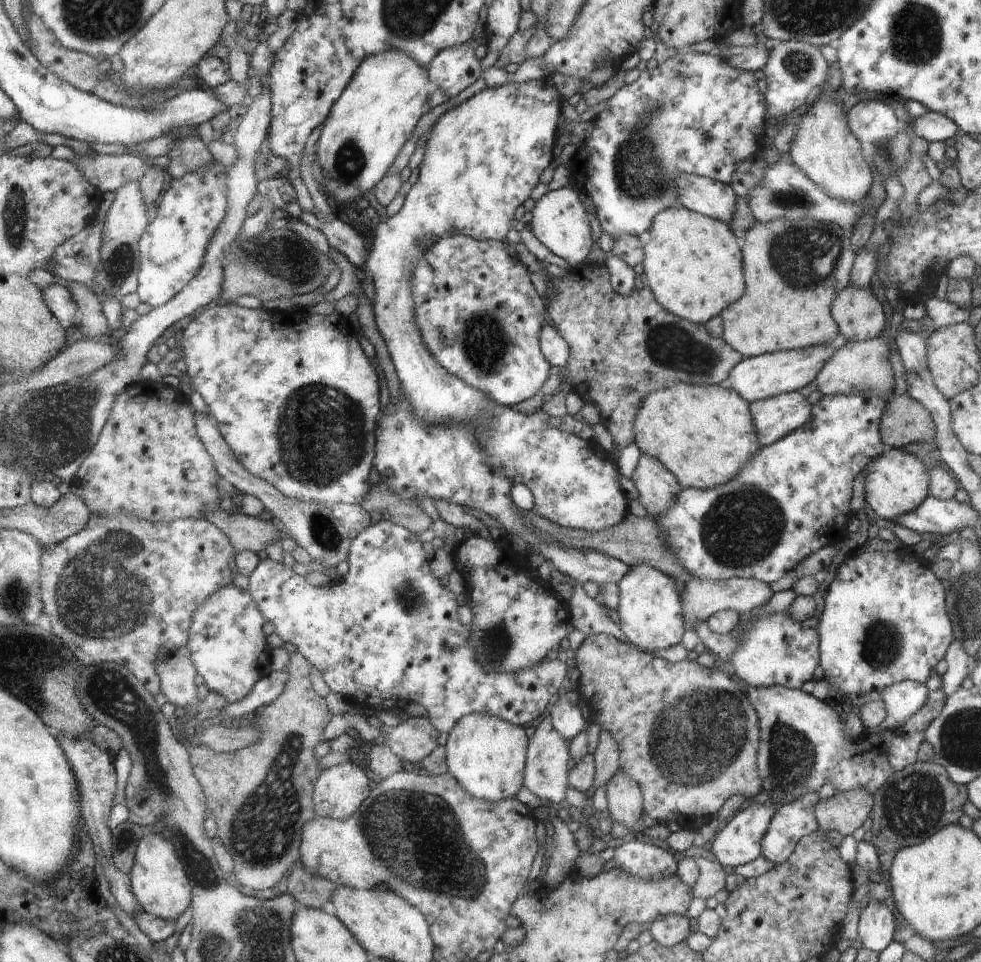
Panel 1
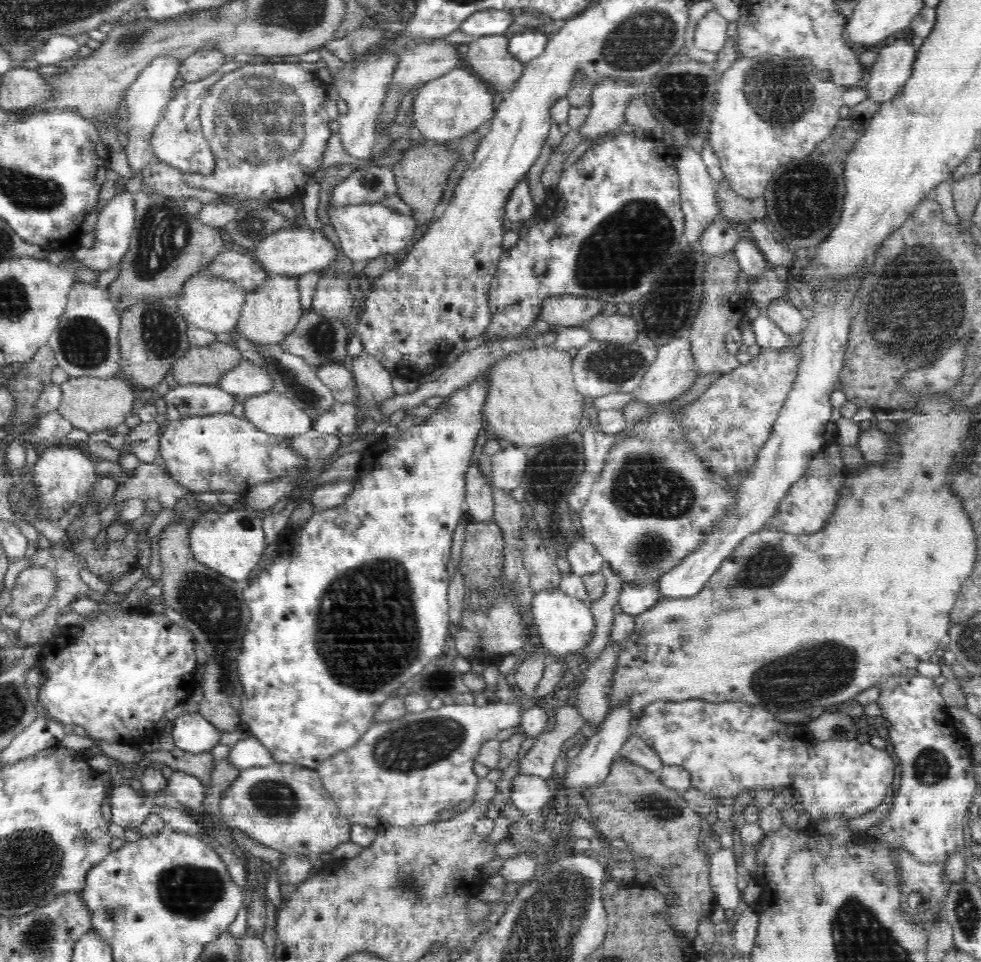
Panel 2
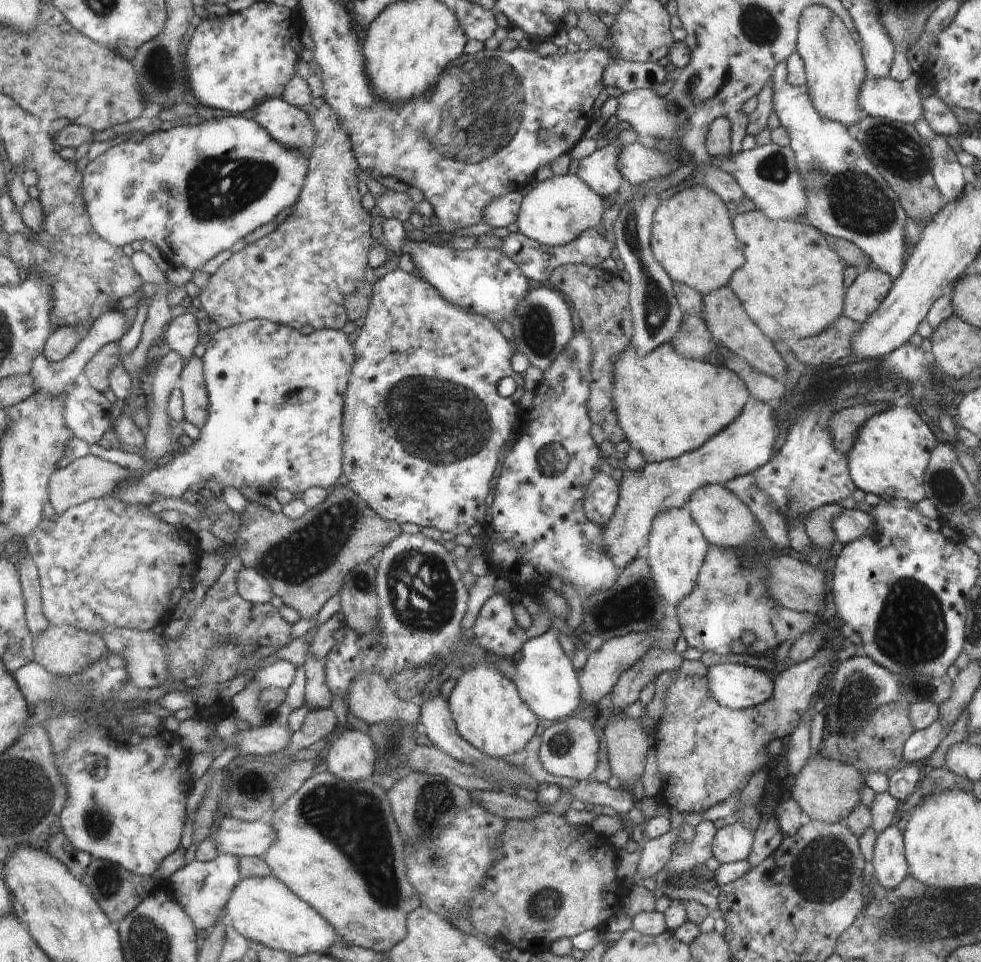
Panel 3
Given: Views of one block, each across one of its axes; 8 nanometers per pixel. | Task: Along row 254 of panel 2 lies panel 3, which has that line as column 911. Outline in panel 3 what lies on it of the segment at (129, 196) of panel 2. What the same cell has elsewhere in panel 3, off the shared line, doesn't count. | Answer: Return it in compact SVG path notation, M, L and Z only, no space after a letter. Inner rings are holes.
M913 72L904 81L891 77L866 77L861 85L858 102L862 115L887 118L913 126L923 117L919 95L920 74Z

